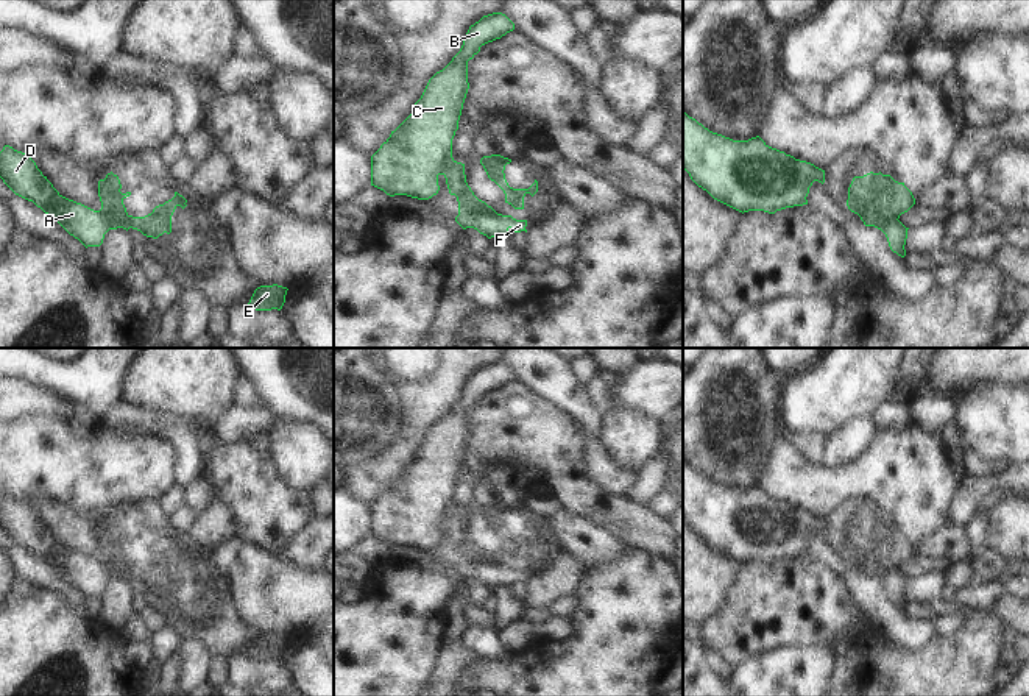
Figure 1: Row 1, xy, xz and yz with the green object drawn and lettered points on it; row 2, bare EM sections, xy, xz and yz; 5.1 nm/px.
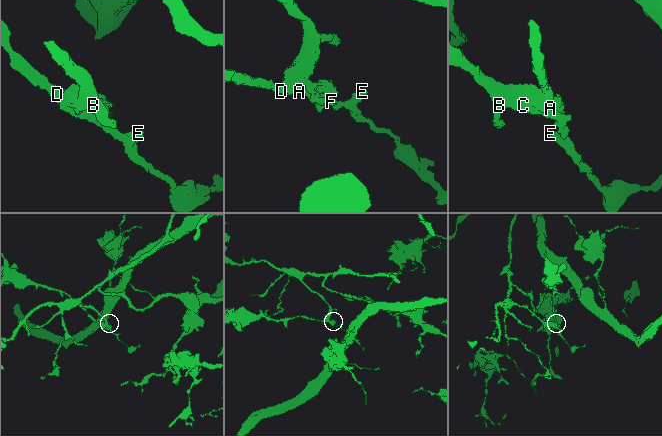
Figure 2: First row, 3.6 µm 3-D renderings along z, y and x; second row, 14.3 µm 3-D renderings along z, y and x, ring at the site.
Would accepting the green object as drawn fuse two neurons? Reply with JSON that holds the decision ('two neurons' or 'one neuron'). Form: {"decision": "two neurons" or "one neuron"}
{"decision": "two neurons"}

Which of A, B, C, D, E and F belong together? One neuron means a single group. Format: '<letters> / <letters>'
A B C D E / F

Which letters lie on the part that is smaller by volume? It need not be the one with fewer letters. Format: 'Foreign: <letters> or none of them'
Foreign: F

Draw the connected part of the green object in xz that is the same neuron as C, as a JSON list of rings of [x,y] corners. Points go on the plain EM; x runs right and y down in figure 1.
[[[502,362],[483,365],[469,376],[460,401],[429,429],[412,463],[371,506],[371,535],[390,546],[429,549],[438,543],[443,524],[449,543],[461,543],[465,513],[452,507],[452,488],[469,439],[468,410],[482,395],[513,379],[514,373]]]

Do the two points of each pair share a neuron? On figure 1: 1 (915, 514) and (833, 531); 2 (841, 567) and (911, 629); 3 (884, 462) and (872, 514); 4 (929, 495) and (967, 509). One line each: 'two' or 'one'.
1: one
2: one
3: one
4: two

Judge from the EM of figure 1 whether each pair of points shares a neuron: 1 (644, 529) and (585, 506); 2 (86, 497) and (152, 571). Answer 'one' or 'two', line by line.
1: one
2: one

